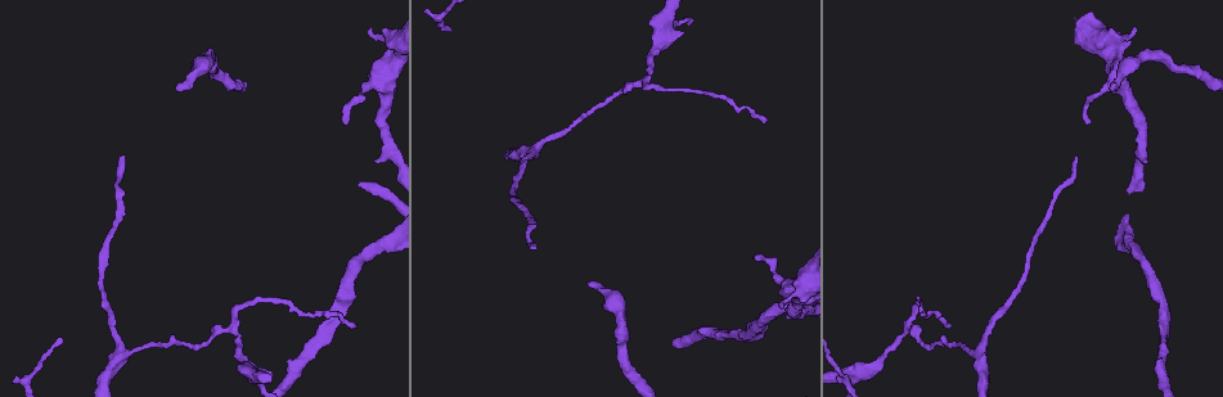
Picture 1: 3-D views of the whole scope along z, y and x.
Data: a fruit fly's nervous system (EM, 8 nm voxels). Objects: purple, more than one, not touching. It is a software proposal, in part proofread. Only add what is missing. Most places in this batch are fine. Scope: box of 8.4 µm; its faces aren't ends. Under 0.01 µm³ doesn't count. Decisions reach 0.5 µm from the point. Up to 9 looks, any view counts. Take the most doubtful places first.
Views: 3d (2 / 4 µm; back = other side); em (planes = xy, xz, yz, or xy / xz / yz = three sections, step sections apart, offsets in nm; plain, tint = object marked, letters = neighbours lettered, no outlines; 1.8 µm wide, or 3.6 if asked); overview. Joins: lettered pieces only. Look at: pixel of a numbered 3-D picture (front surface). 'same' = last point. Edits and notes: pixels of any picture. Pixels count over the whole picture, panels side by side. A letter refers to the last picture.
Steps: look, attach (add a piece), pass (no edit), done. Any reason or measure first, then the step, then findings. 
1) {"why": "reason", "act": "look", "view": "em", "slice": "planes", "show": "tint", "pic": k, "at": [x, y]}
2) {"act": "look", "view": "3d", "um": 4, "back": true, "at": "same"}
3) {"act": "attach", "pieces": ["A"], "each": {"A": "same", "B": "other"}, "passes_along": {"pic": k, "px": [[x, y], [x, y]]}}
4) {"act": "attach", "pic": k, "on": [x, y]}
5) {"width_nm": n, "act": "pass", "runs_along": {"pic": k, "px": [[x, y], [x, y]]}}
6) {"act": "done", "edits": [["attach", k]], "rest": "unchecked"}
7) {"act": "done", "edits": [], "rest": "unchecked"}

{"why": "thin end", "act": "look", "view": "em", "slice": "planes", "show": "letters", "pic": 1, "at": [1113, 87]}

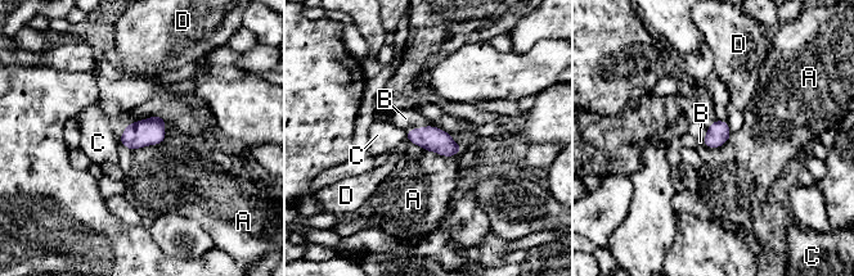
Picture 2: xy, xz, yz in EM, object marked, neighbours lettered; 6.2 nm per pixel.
{"width_nm": 150, "longest_contact_nm": ["A", 240], "act": "attach", "pieces": ["B"], "each": {"A": "other", "B": "same", "C": "other", "D": "other"}, "found": "the neuron continues"}

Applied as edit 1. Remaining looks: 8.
{"why": "see it whole again", "act": "look", "view": "overview"}

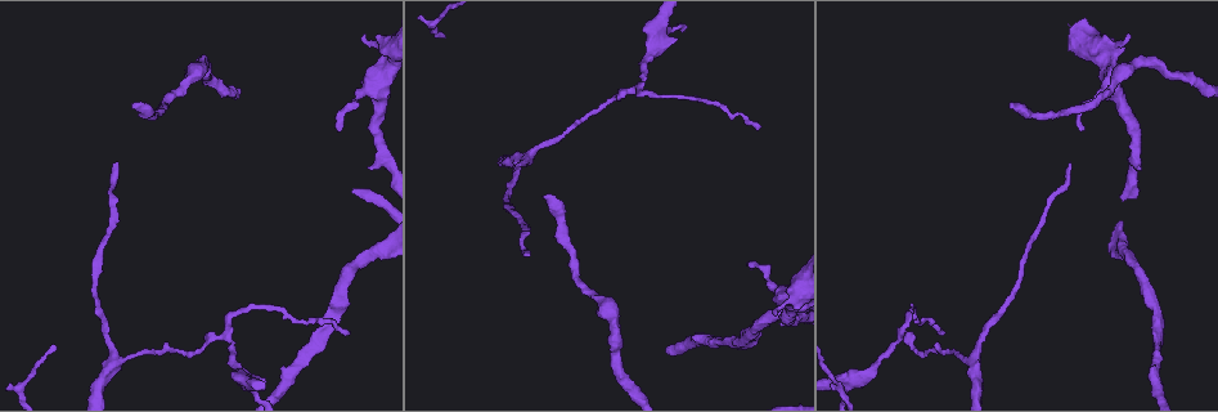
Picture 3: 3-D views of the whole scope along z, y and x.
{"why": "branch stops here", "act": "look", "view": "em", "slice": "xy", "step": 4, "show": "letters", "pic": 3, "at": [136, 105]}

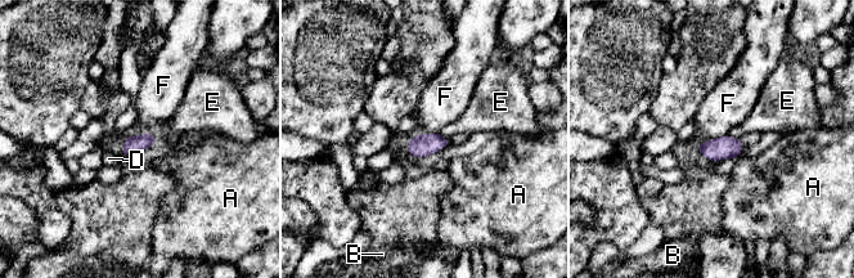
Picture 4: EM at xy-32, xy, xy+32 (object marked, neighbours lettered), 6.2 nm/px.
{"why": "cut it another way", "act": "look", "view": "em", "slice": "planes", "show": "letters", "at": "same"}

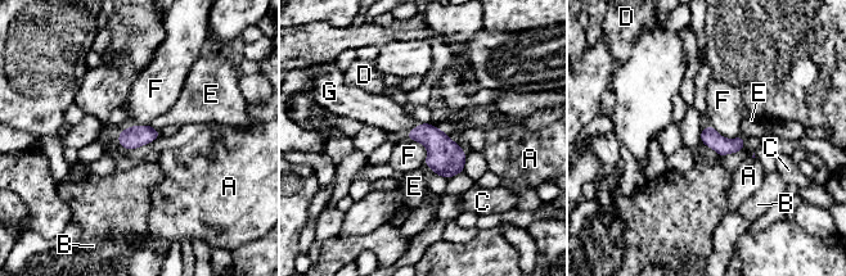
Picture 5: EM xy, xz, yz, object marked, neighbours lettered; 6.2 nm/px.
{"width_nm": 120, "act": "attach", "pieces": ["G"], "each": {"A": "other", "B": "other", "C": "other", "D": "other", "E": "other", "F": "other", "G": "same"}, "passes_along": {"pic": 5, "px": [[444, 154], [413, 129], [378, 111]]}, "found": "it goes on there"}

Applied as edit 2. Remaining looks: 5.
{"why": "see it whole again", "act": "look", "view": "overview"}

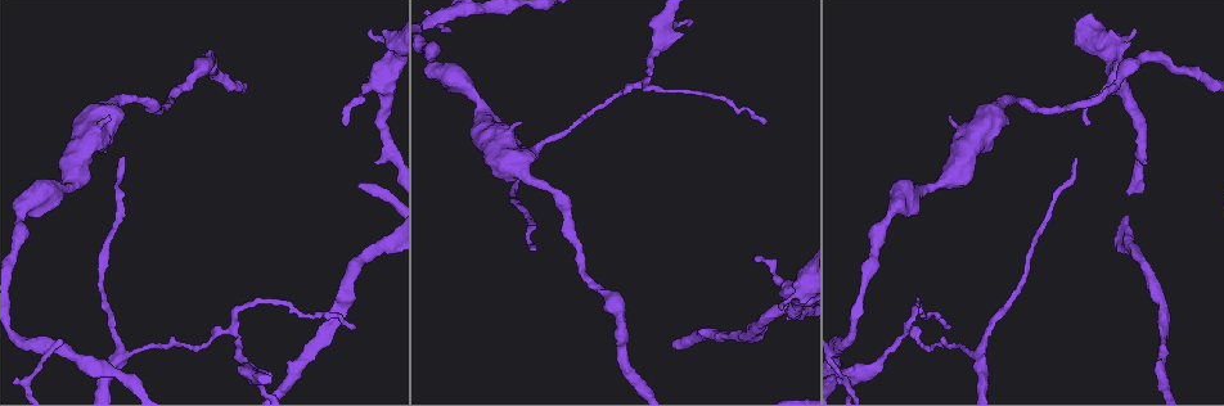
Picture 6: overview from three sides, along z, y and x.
{"why": "branch stops here", "act": "look", "view": "3d", "um": 4, "back": true, "pic": 6, "at": [782, 307]}

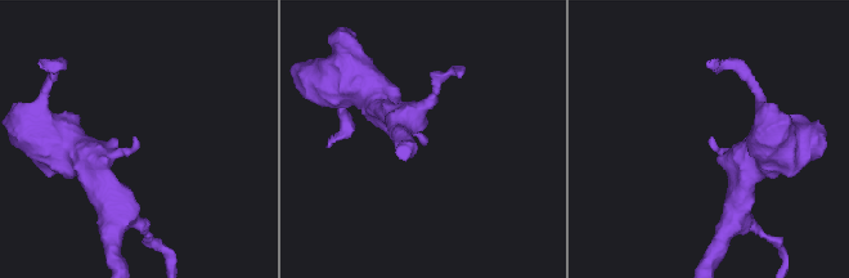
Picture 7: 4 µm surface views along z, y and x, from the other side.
{"act": "look", "view": "em", "um": 3.6, "slice": "xy", "step": 16, "show": "letters", "pic": 7, "at": [423, 143]}

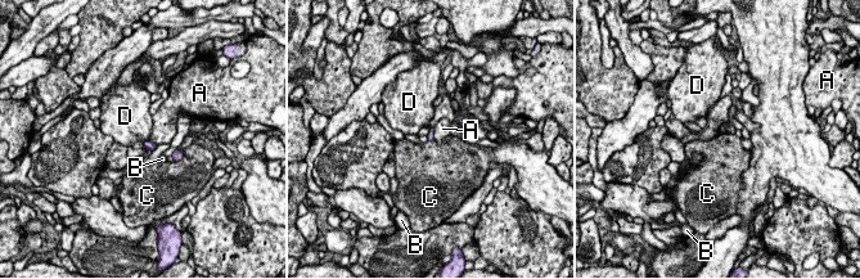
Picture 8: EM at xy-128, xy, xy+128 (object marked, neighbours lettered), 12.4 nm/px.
{"act": "pass", "each": {"A": "other", "B": "other", "C": "other", "D": "other"}, "border": {"pic": 8, "px": [[432, 129], [435, 139]]}, "found": "no lettered piece goes on from it"}

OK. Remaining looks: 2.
{"act": "look", "view": "em", "um": 3.6, "slice": "planes", "show": "letters", "pic": 6, "at": [908, 331]}

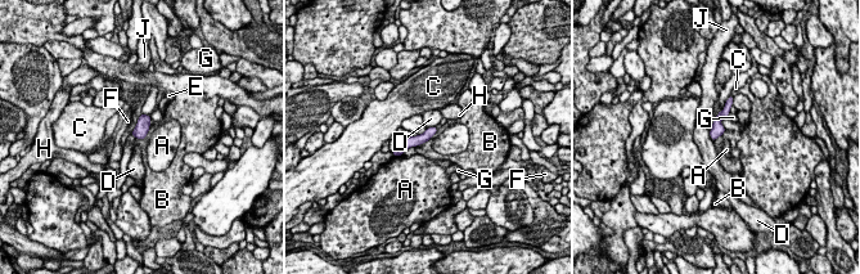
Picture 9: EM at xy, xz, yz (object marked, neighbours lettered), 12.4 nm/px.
{"width_nm": 130, "act": "pass", "each": {"A": "other", "B": "other", "C": "other", "D": "other", "E": "other", "F": "other", "G": "other", "H": "other", "J": "other"}, "runs_along": {"pic": 9, "px": [[432, 130], [397, 152]]}, "found": "none of them fits"}

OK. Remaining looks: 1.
{"act": "done", "edits": [["attach", 2], ["attach", 5]], "rest": "unchecked"}

